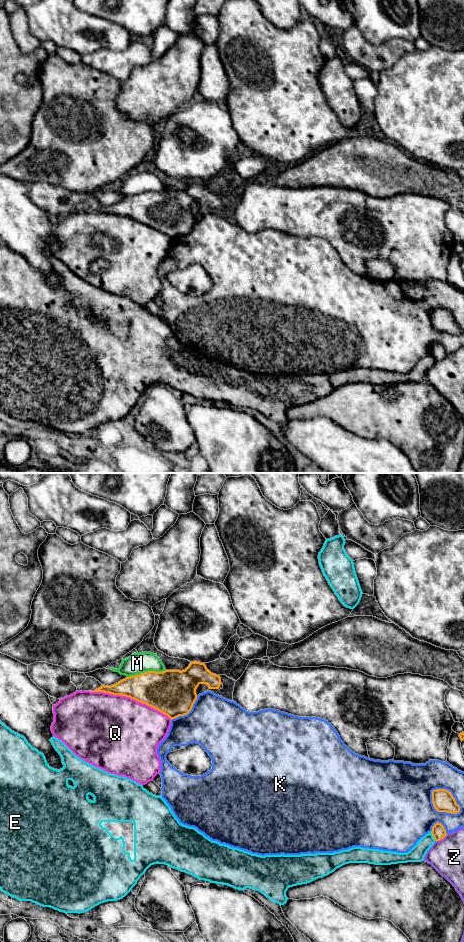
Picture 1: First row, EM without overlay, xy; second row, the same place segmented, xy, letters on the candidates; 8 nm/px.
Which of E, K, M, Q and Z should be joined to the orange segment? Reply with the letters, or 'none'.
none

